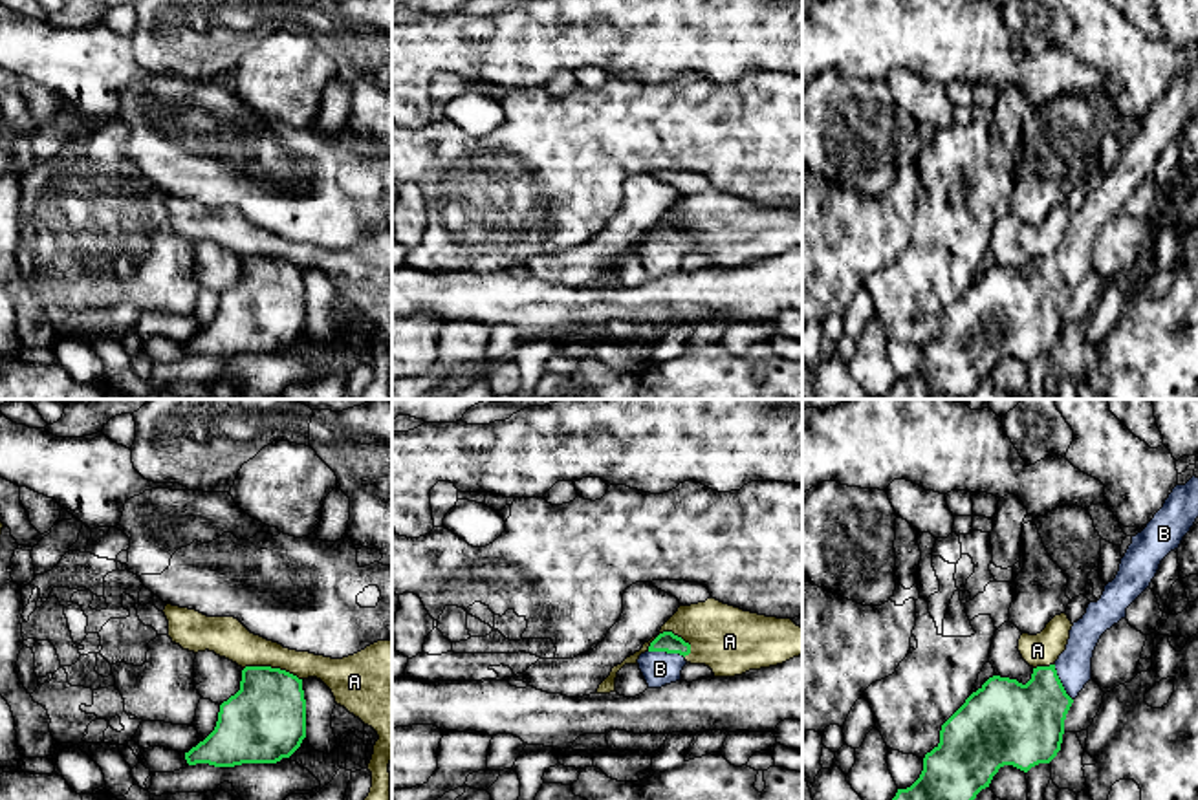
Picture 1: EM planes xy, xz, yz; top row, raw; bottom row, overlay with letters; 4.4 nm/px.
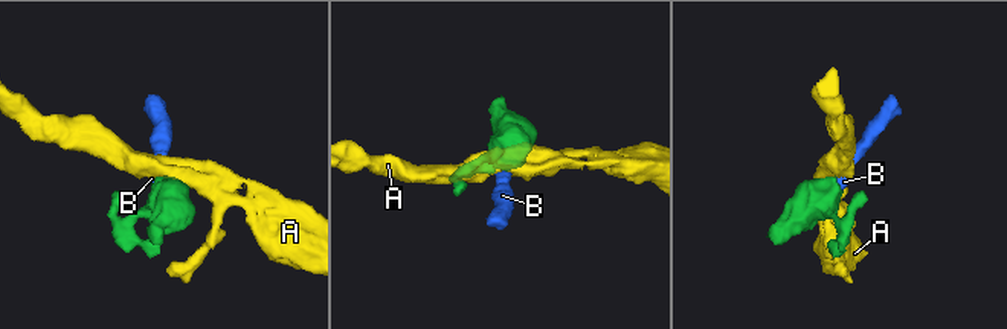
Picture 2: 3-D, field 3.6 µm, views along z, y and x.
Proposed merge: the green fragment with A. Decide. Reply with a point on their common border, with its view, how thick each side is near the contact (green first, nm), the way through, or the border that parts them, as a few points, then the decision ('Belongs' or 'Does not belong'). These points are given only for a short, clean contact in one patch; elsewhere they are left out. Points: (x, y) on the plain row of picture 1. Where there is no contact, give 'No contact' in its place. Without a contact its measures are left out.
Touches green at xz (667, 222). Thickness 90 nm (green) against 280 nm. Boundary: xz (691, 235), (671, 222), (662, 222), (647, 240). Does not belong

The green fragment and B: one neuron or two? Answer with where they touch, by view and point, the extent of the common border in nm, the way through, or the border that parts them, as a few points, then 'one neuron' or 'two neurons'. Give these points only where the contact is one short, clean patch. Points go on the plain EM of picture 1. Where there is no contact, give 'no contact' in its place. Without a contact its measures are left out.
xz (667, 242) | 160 nm | across xz (667, 231), (667, 242), (660, 259) | one neuron

